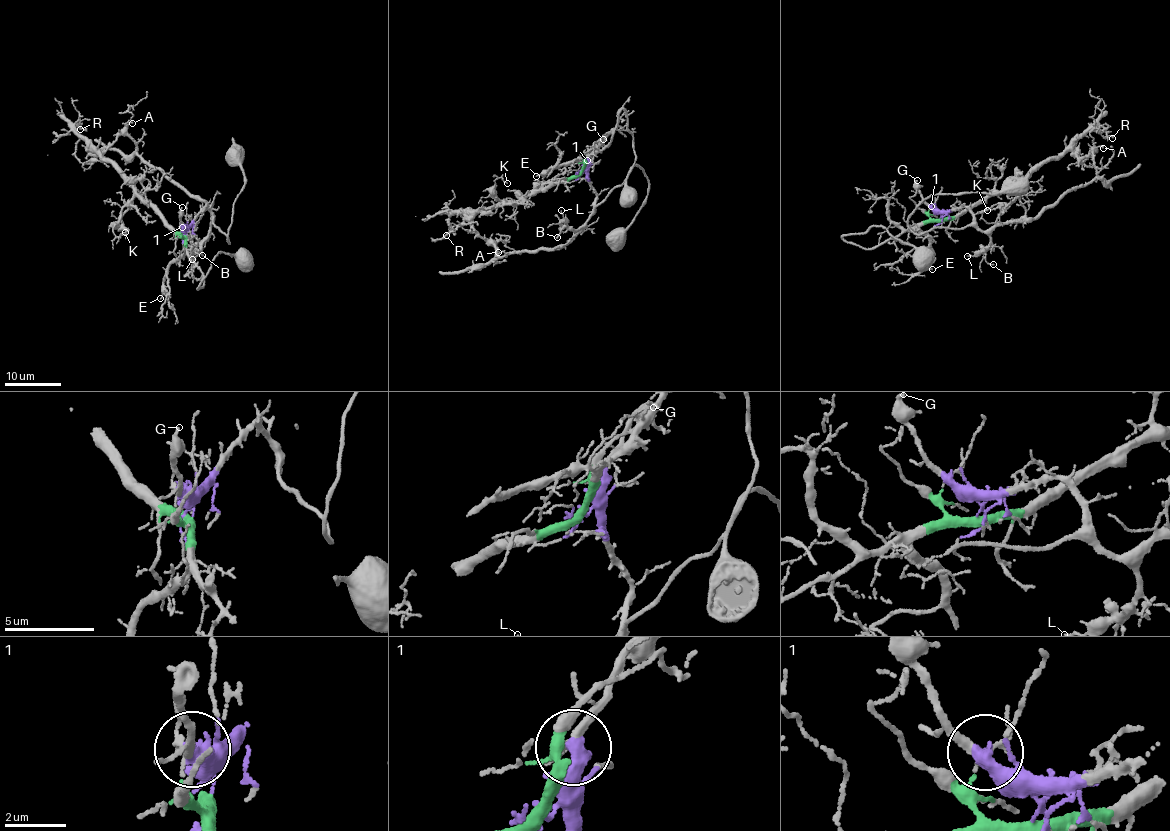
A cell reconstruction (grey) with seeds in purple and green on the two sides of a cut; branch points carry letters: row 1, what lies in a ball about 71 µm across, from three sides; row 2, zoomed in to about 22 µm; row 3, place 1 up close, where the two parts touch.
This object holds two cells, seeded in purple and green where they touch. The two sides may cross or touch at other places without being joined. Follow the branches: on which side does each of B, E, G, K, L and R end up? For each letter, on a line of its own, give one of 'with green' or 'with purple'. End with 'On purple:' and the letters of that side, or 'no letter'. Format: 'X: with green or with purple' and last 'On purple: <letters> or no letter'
B: with purple
E: with green
G: with purple
K: with green
L: with purple
R: with green
On purple: B, G, L

